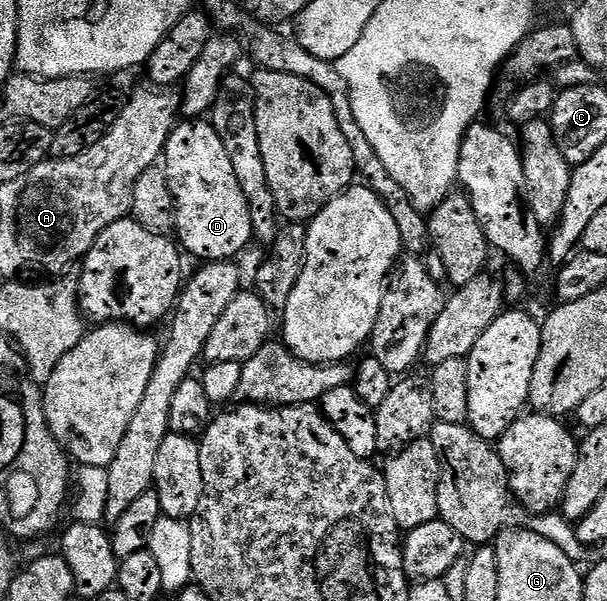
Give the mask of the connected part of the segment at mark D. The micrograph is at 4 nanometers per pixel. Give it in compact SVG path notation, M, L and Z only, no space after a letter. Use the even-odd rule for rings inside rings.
M186 120L179 123L176 128L173 129L171 135L168 136L167 146L164 150L162 157L165 169L165 176L168 180L168 185L171 188L171 194L175 199L176 204L176 227L174 229L175 235L178 234L177 241L183 248L185 253L190 252L192 255L200 258L202 262L209 263L221 263L228 262L235 259L248 244L253 241L253 223L250 222L249 206L246 202L245 195L242 193L242 188L238 184L238 178L235 177L234 166L231 165L230 156L226 153L226 146L222 144L221 138L218 136L218 132L214 130L212 124L206 120Z

